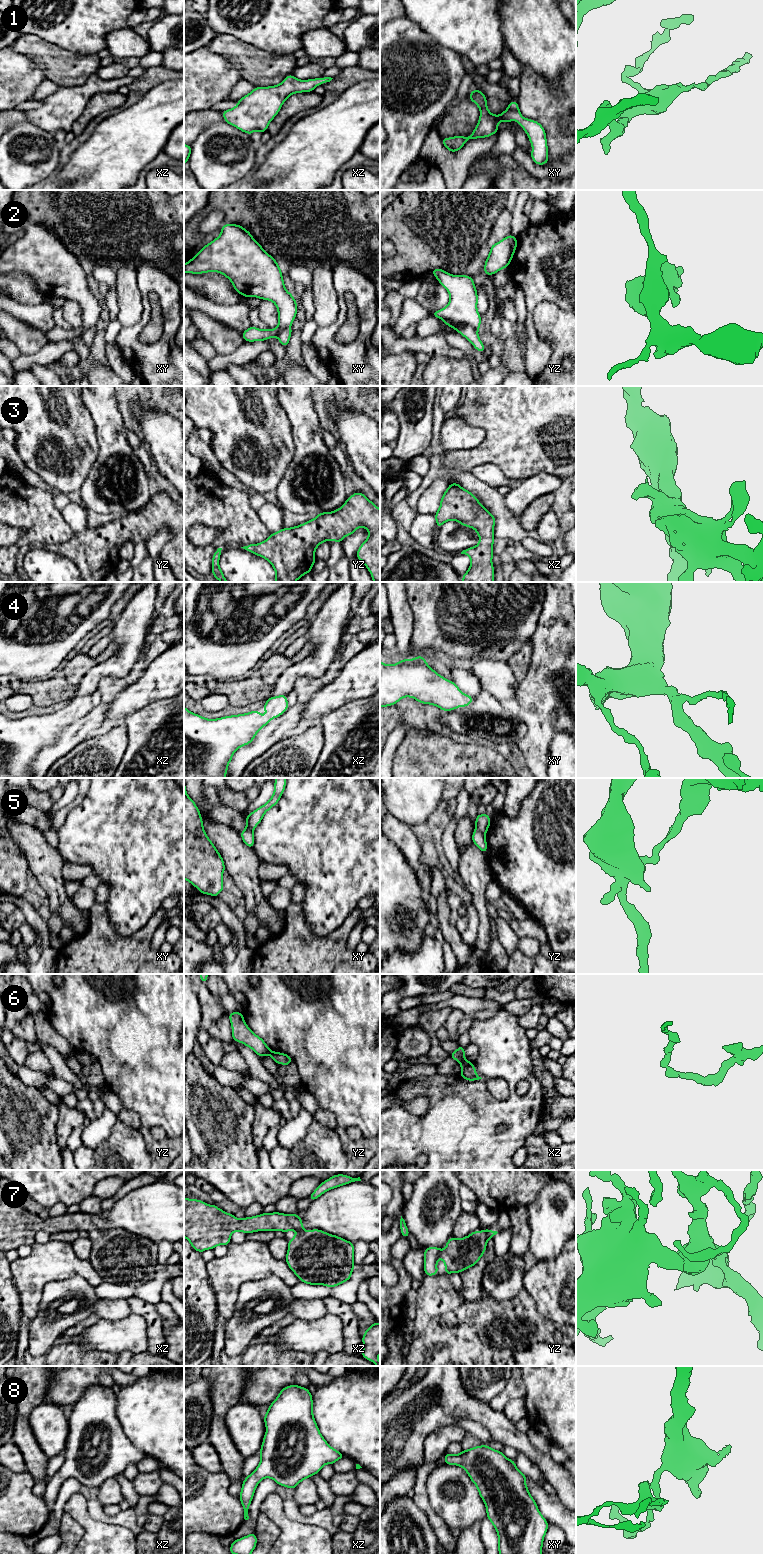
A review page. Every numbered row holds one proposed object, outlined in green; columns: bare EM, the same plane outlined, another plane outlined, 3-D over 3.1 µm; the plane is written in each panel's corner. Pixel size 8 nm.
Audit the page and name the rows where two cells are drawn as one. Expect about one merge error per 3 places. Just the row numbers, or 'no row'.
2, 5, 6

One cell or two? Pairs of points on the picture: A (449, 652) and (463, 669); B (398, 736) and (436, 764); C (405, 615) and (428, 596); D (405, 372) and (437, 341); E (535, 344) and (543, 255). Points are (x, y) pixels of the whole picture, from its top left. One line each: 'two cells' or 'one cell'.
A: two cells
B: two cells
C: two cells
D: two cells
E: one cell

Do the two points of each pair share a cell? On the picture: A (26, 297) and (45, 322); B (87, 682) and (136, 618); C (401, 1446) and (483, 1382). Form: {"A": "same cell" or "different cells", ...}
{"A": "different cells", "B": "same cell", "C": "different cells"}

